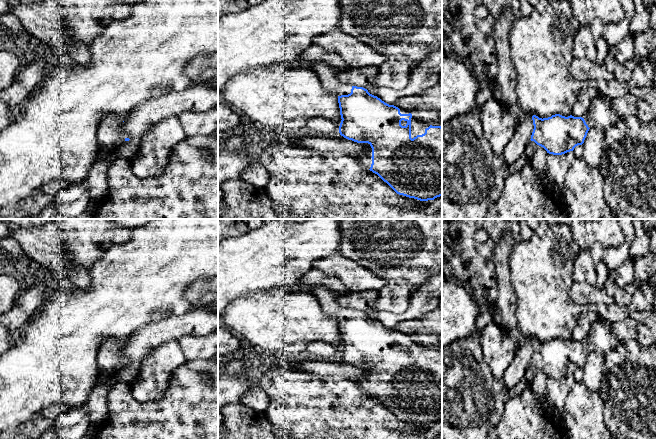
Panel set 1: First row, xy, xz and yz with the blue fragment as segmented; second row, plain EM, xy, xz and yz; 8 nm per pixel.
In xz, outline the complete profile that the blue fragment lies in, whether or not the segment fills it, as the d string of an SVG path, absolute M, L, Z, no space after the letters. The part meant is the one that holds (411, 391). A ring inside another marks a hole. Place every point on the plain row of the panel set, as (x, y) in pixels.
M323 286L307 288L318 300L324 313L338 320L341 347L339 357L348 364L364 367L366 373L355 380L365 393L377 398L397 418L420 425L434 424L442 420L442 351L432 350L415 343L412 338L394 329L389 329L363 311L343 308L338 303L339 294Z

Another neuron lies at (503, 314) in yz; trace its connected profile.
M505 234L493 250L493 260L498 282L498 297L492 315L493 322L504 329L517 327L515 315L517 302L511 285L511 271L509 268L509 256L513 245L511 236Z

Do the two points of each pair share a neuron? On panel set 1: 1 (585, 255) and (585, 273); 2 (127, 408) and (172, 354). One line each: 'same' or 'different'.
1: same
2: different

